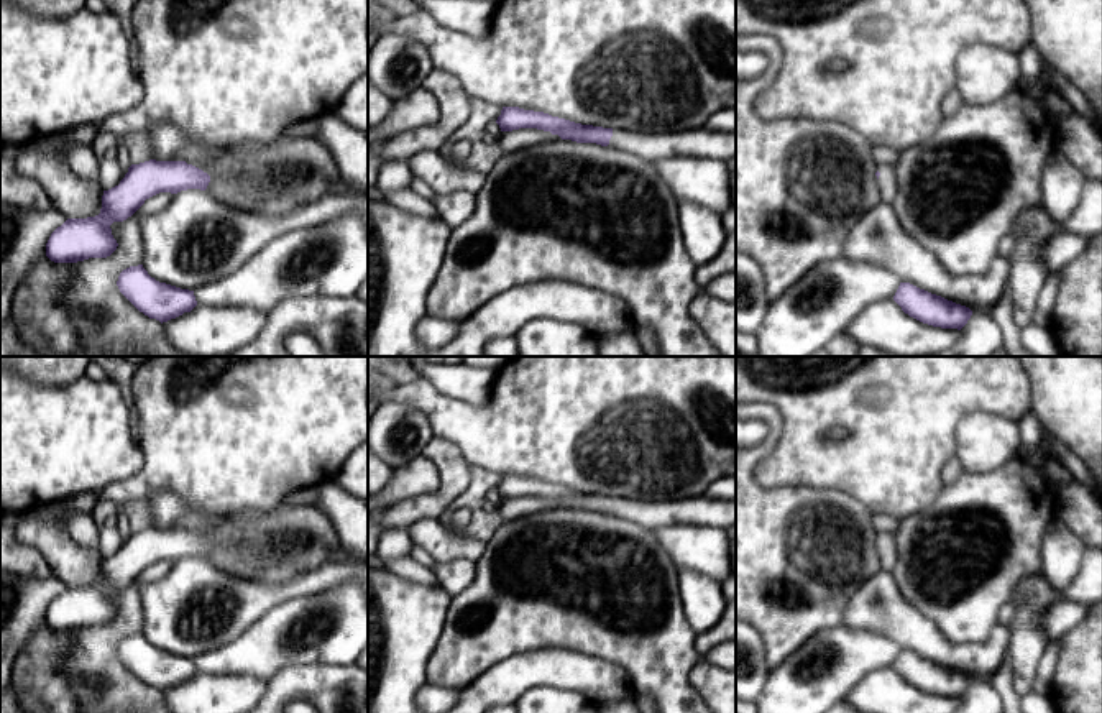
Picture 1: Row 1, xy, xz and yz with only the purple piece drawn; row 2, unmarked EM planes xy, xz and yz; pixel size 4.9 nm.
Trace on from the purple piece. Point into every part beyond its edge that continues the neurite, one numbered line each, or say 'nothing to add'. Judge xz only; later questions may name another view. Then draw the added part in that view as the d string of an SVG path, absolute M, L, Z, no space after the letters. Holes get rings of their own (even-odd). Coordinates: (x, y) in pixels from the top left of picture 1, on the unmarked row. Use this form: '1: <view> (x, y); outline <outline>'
1: xz (700, 510); outline M706 494L663 501L614 496L608 514L629 519L650 531L668 524L728 529L736 524L736 499L713 499Z

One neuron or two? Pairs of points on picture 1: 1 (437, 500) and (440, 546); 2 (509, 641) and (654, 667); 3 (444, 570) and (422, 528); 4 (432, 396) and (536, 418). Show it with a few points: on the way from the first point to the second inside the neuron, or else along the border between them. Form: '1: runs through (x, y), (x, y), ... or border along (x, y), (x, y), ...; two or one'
1: border along (444, 518), (419, 518), (406, 528); two
2: runs through (546, 631), (610, 631), (618, 634); one
3: border along (473, 561), (449, 559), (436, 562); two
4: runs through (459, 418), (509, 418); one

